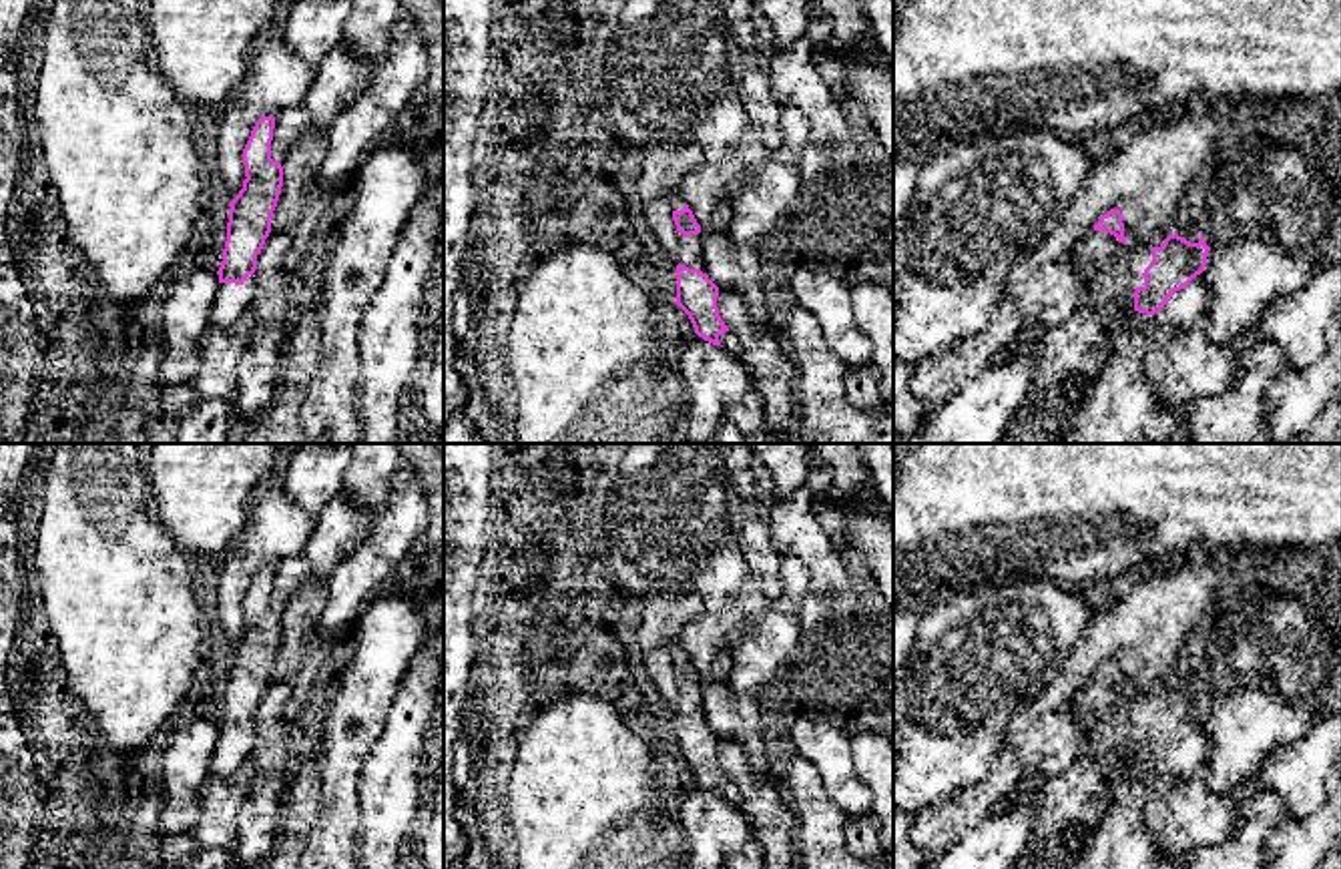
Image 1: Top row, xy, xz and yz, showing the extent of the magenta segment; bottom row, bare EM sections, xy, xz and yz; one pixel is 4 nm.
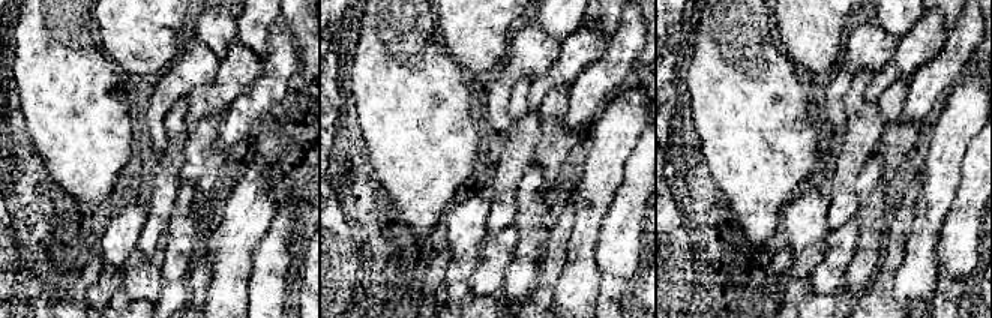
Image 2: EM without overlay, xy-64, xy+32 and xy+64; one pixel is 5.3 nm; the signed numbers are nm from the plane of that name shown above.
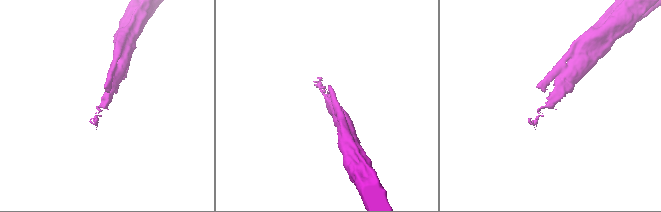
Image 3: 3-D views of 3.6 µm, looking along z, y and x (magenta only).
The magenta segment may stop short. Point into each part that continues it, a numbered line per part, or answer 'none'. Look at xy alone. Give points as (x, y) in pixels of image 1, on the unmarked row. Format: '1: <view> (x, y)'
1: xy (231, 749)

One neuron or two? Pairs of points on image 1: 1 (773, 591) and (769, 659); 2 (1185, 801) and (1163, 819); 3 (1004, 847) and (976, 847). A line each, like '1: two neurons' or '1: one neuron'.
1: two neurons
2: one neuron
3: one neuron

